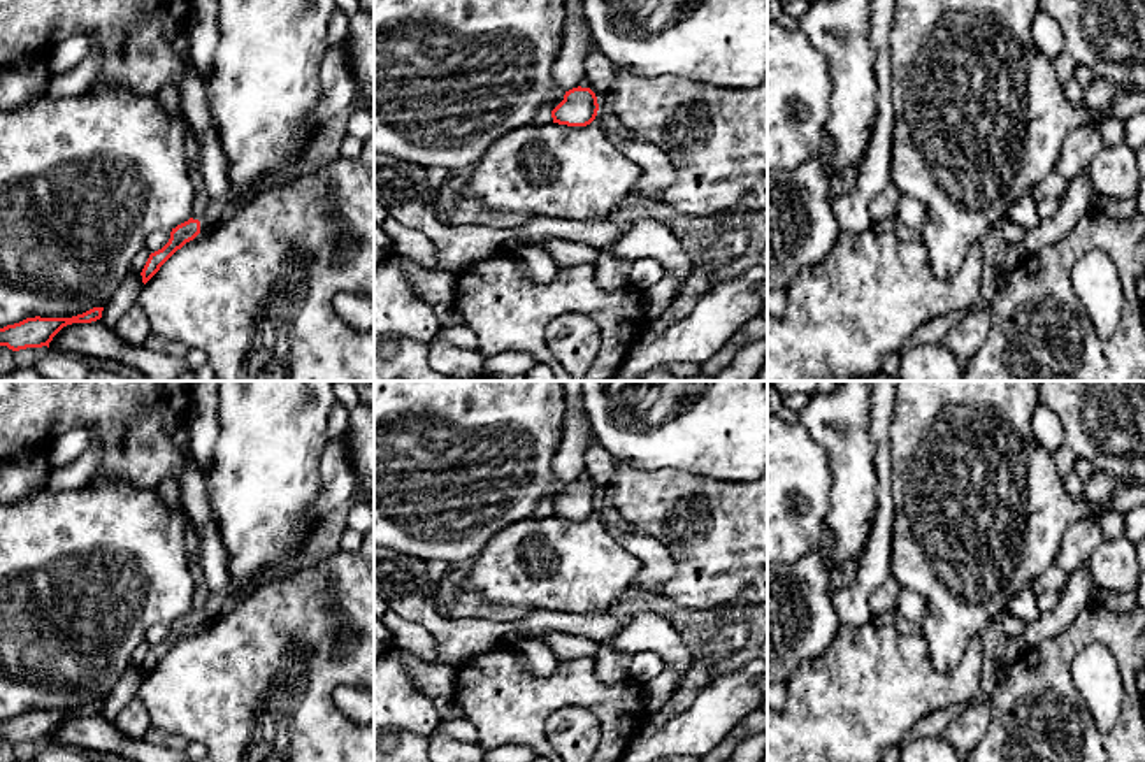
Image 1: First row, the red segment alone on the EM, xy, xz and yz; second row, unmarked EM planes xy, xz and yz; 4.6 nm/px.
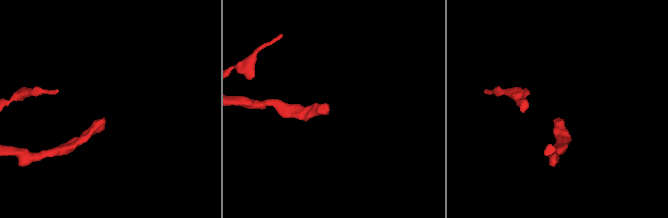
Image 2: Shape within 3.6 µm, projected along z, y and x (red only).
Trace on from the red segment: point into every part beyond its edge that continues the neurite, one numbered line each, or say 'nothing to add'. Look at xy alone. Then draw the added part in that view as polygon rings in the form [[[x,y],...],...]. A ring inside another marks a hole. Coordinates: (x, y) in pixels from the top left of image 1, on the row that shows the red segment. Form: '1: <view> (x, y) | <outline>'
1: xy (218, 208) | [[[230,186],[228,193],[223,198],[209,200],[198,221],[202,225],[225,218],[235,205],[237,205],[237,191],[235,186]]]

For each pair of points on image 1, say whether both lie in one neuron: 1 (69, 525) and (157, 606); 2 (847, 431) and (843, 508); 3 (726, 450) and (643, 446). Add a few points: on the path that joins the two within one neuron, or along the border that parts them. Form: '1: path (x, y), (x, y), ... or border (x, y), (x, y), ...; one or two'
1: path (99, 543), (108, 550), (136, 550), (151, 576); one
2: path (847, 450), (847, 488); one
3: path (705, 446), (664, 446); one

